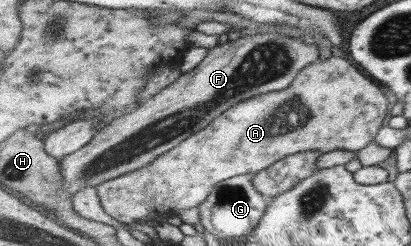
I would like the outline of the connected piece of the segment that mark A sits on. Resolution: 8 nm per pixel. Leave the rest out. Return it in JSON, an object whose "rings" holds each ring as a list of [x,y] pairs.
{"rings":[[[335,56],[335,58],[328,58],[322,61],[318,60],[317,62],[309,65],[309,68],[303,69],[302,72],[295,77],[295,80],[291,83],[289,88],[259,94],[259,96],[255,96],[255,98],[249,98],[249,100],[243,100],[243,102],[235,104],[233,108],[227,110],[227,114],[223,114],[223,116],[221,116],[221,120],[217,118],[217,120],[215,120],[209,128],[205,128],[201,134],[195,134],[193,138],[189,138],[189,140],[187,140],[187,146],[177,146],[177,148],[173,148],[171,152],[163,154],[163,158],[159,158],[159,162],[153,162],[153,164],[151,164],[151,168],[147,168],[147,170],[139,170],[139,172],[135,172],[135,174],[125,174],[123,178],[117,177],[97,185],[98,195],[105,212],[123,224],[131,224],[143,219],[167,222],[167,216],[177,216],[177,214],[179,214],[179,211],[177,210],[193,207],[201,208],[203,201],[206,201],[207,197],[214,192],[215,185],[233,178],[233,176],[249,173],[257,174],[258,172],[263,171],[263,169],[267,169],[269,166],[274,165],[275,162],[283,160],[285,157],[301,152],[307,152],[307,150],[321,150],[321,152],[351,150],[351,152],[358,152],[359,150],[366,149],[371,142],[376,140],[379,131],[381,131],[383,124],[385,124],[385,118],[387,118],[388,112],[389,102],[387,102],[387,98],[385,97],[383,85],[379,84],[374,78],[366,74],[352,58]]]}

